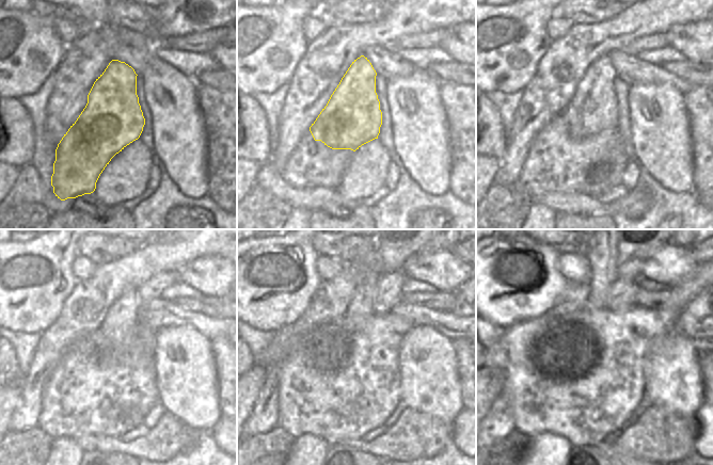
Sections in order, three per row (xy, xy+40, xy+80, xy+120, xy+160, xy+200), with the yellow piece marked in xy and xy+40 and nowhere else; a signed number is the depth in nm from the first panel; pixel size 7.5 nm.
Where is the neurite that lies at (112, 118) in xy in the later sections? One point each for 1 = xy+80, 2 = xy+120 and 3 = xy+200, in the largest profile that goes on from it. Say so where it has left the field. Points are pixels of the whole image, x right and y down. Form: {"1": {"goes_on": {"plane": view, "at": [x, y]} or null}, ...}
{"1": {"goes_on": {"plane": "xy+80", "at": [592, 108]}}, "2": {"goes_on": {"plane": "xy+120", "at": [120, 321]}}, "3": {"goes_on": {"plane": "xy+200", "at": [604, 259]}}}

